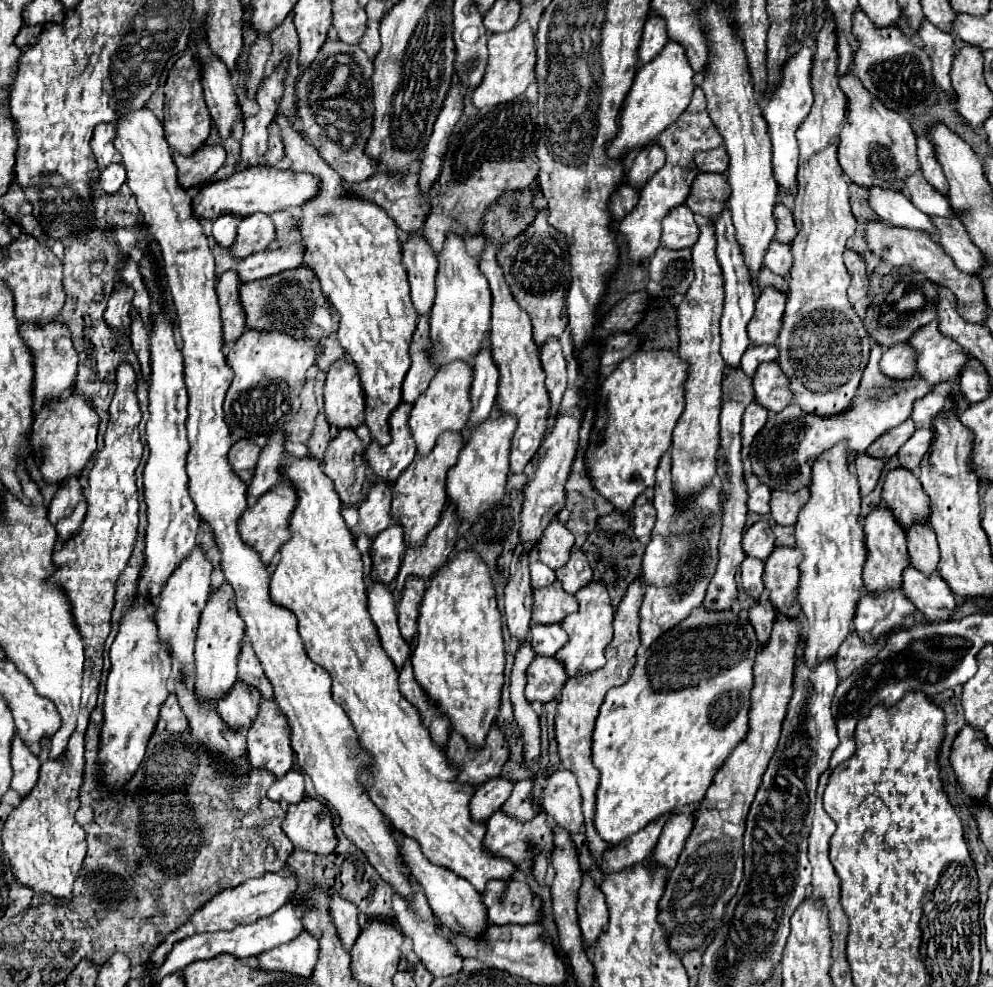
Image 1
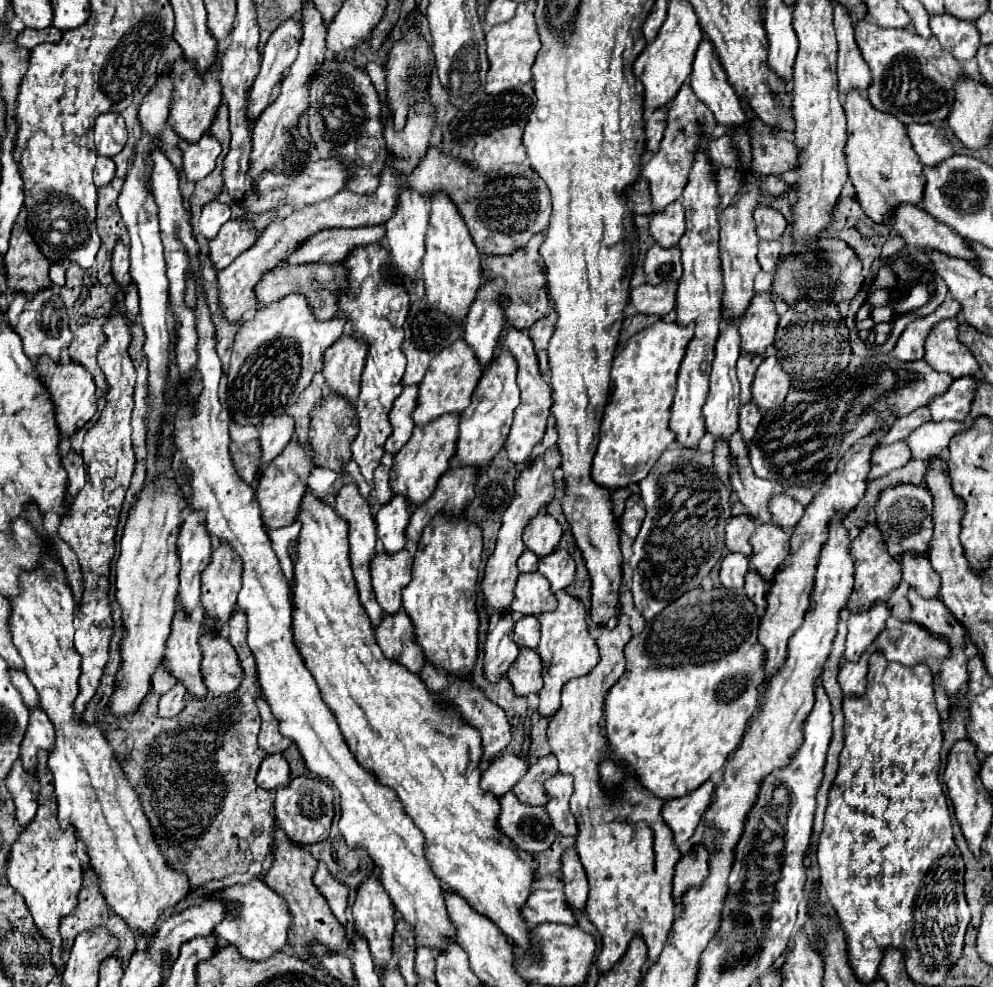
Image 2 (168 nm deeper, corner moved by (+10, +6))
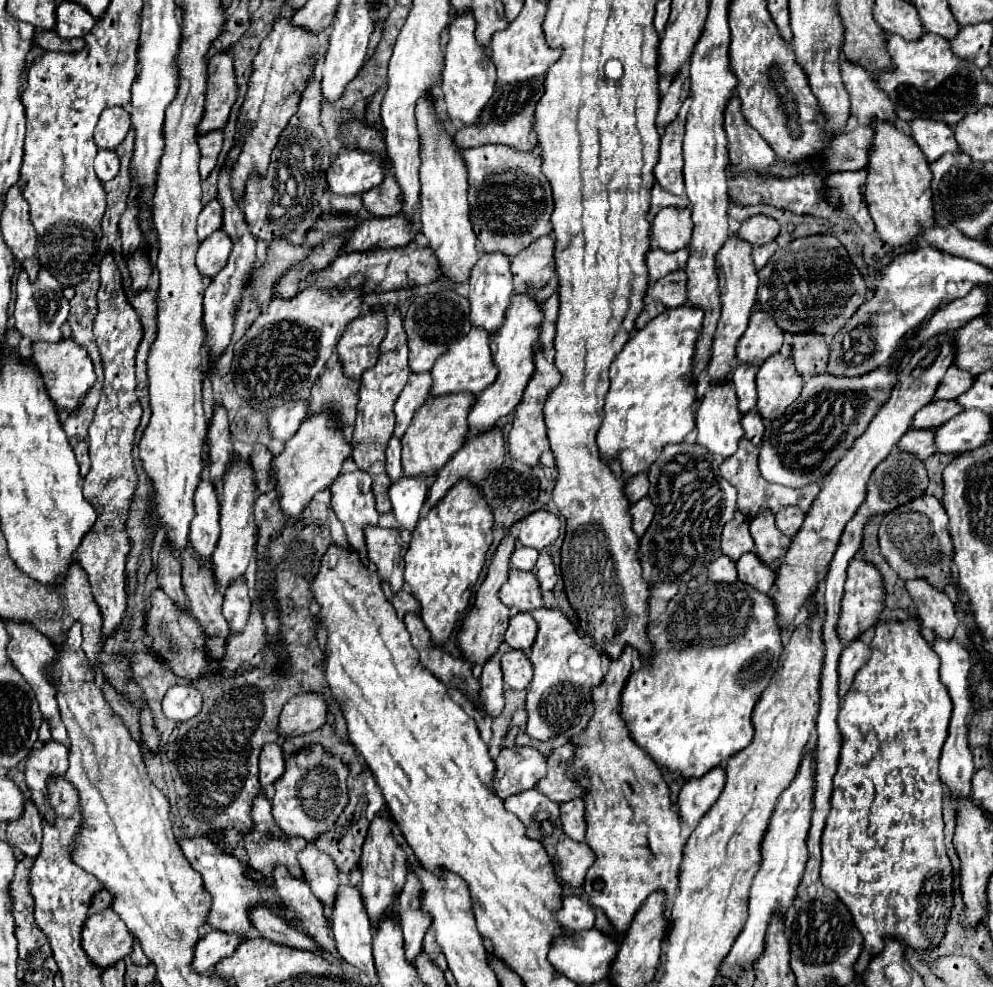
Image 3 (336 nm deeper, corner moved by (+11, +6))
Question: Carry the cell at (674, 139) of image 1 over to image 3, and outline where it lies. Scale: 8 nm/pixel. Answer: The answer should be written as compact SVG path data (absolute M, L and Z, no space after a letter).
M686 98L676 120L670 122L664 130L662 144L660 144L660 160L654 168L656 182L672 194L682 194L682 136L684 136L684 122L686 112L692 104L692 98Z

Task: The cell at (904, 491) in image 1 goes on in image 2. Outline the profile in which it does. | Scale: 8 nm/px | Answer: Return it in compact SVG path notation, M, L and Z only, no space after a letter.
M897 484L881 492L875 512L877 512L877 526L881 528L885 542L889 546L891 556L901 558L905 552L919 552L923 554L929 548L929 540L933 536L933 522L931 522L931 494L921 486L907 486Z

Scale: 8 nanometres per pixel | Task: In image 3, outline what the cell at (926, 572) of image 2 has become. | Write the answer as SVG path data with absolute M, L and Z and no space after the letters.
M908 580L906 588L914 600L922 626L930 628L936 638L952 640L958 626L954 602L924 580Z

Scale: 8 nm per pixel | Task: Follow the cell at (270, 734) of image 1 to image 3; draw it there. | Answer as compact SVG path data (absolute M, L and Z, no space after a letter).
M306 692L298 694L284 706L280 714L278 732L282 738L290 738L296 734L306 734L318 730L326 724L326 716L330 712L330 702L322 692Z

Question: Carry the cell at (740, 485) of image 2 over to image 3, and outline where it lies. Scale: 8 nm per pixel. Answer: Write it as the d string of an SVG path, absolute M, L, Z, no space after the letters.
M746 438L740 440L740 448L734 456L726 458L720 466L720 474L722 478L726 478L736 490L738 490L738 510L746 516L754 516L758 514L760 508L770 508L774 514L786 506L798 506L802 508L804 512L810 510L812 502L814 502L814 496L818 496L820 488L818 484L810 484L810 486L804 486L804 488L786 488L786 486L778 486L778 484L772 484L772 482L766 482L758 470L758 448L752 446Z

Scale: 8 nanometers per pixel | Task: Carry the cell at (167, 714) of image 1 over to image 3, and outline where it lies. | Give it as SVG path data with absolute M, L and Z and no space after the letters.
M190 684L172 686L162 700L162 708L166 718L186 722L194 718L198 710L202 710L202 694Z

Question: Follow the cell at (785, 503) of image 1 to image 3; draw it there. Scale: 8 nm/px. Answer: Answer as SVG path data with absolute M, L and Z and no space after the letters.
M790 506L790 508L782 508L782 510L776 514L776 526L778 526L786 536L794 538L796 532L800 530L804 518L806 518L806 514L804 514L802 510L794 508L794 506Z

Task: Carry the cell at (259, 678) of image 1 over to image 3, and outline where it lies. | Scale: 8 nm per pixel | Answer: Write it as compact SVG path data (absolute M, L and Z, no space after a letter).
M246 580L232 582L230 590L224 592L224 618L234 632L242 632L248 620L252 600L246 586Z

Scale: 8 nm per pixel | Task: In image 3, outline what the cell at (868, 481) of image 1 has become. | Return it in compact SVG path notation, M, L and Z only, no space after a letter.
M910 428L898 442L898 450L914 452L922 460L932 456L936 452L934 450L934 430L912 430Z

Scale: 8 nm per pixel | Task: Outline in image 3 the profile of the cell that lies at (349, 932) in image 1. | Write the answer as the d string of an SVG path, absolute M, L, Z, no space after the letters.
M308 842L306 848L298 852L298 862L302 868L304 880L310 884L314 896L320 898L320 902L326 908L332 908L334 892L340 886L338 868L332 862L332 858L328 854L320 852L312 842Z

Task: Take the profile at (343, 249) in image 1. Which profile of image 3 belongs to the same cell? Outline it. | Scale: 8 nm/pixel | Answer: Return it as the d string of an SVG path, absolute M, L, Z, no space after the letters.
M394 310L388 314L388 334L380 344L380 358L374 368L366 370L362 374L362 388L360 388L360 402L358 402L358 418L354 428L354 452L352 460L358 464L360 470L368 472L374 480L374 496L376 496L376 510L378 512L390 512L390 478L386 474L386 446L394 432L394 404L398 400L398 394L402 392L406 380L410 376L408 366L408 346L406 346L406 334L402 326L400 312Z

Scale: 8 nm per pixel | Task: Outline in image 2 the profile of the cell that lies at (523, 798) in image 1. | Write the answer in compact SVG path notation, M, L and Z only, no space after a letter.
M553 754L539 758L533 762L527 770L527 774L513 786L513 794L519 798L519 802L529 806L543 806L545 804L545 792L543 782L557 772L557 758Z

